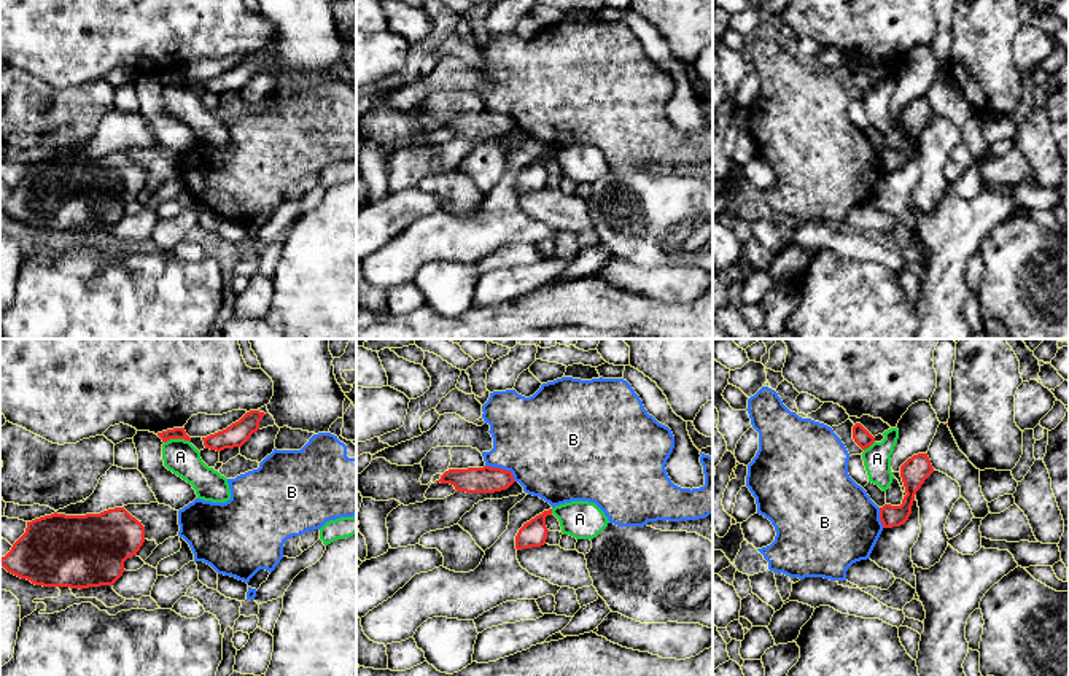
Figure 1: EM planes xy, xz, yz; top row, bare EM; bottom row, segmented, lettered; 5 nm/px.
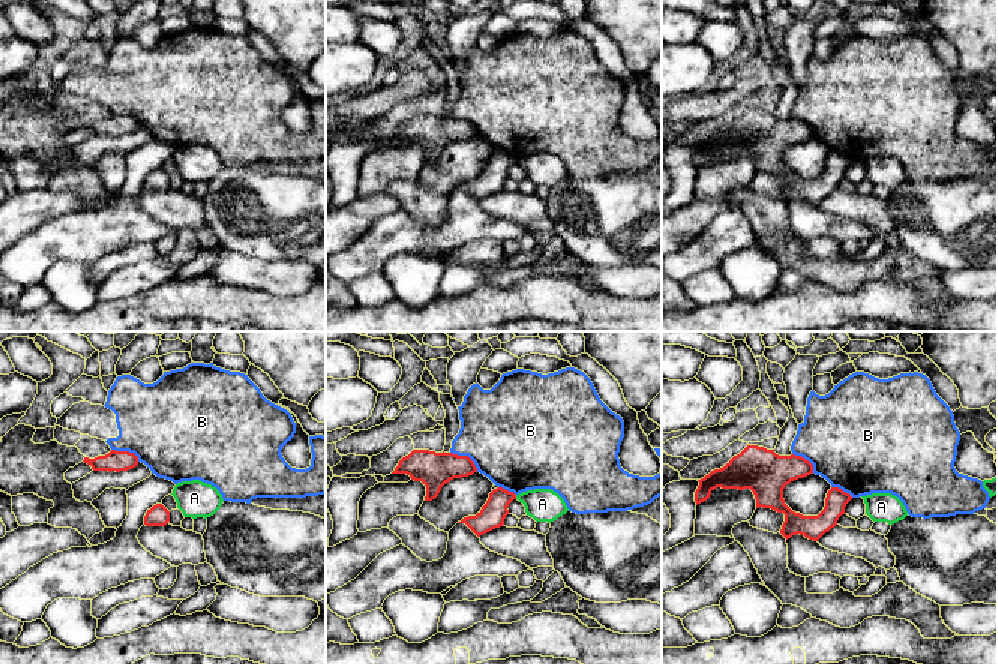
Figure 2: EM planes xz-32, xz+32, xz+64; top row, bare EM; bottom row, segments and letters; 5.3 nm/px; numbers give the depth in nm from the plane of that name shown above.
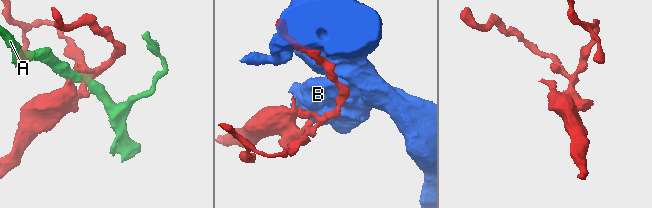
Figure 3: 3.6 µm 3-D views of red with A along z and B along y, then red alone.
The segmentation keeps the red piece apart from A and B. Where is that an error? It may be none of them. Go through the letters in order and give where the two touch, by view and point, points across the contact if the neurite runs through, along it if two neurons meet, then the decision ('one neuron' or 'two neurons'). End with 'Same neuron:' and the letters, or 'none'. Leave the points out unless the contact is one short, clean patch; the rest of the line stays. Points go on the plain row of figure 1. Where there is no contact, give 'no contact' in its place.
A: contact xy (177, 81); border xy (190, 85), (167, 83), (164, 86); two neurons
B: contact xz (503, 113); two neurons
Same neuron: none

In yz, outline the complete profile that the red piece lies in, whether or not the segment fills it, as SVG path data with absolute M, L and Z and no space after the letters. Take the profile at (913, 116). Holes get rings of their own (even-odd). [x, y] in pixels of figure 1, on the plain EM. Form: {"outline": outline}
{"outline": "M927 97L913 99L900 110L900 121L907 138L900 150L884 148L880 151L883 172L900 170L908 164L915 138L932 116L934 111Z"}

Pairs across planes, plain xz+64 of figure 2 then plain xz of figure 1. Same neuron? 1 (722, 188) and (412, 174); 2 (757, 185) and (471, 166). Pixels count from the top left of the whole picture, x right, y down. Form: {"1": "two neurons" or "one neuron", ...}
{"1": "one neuron", "2": "one neuron"}

